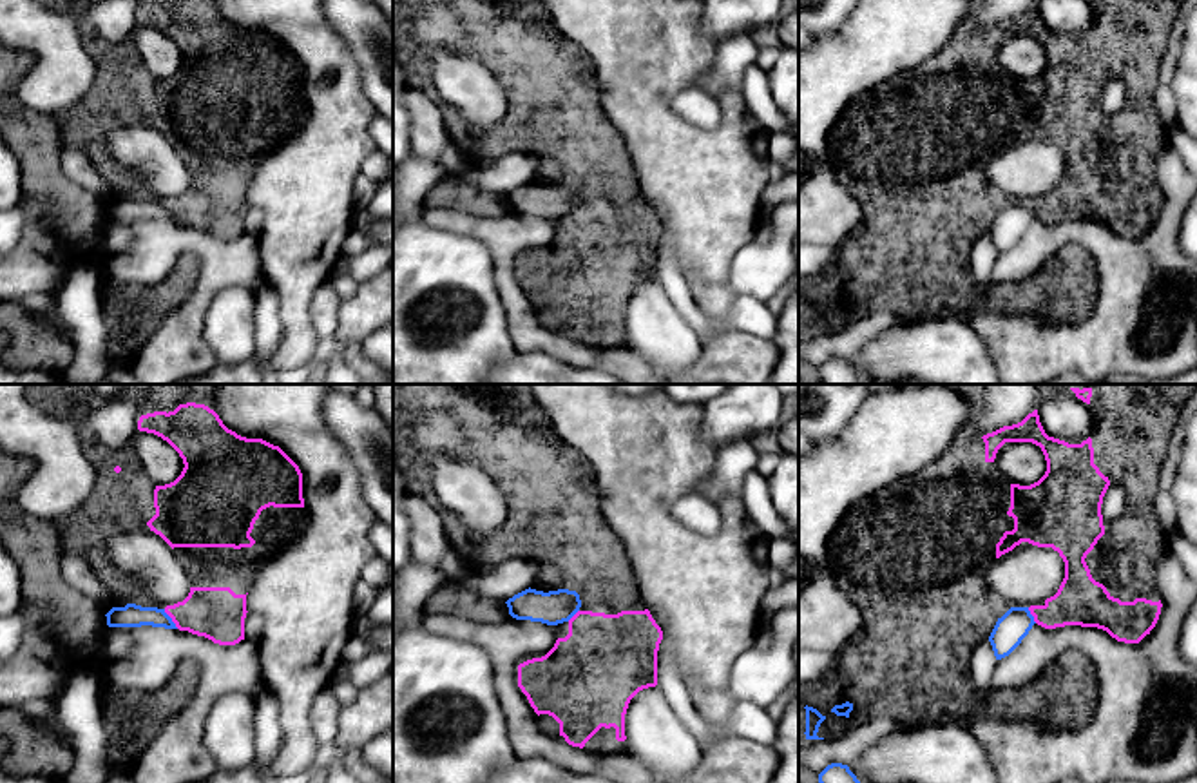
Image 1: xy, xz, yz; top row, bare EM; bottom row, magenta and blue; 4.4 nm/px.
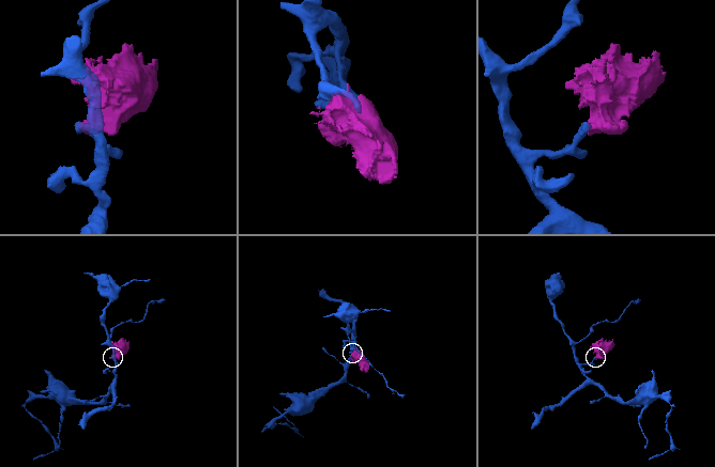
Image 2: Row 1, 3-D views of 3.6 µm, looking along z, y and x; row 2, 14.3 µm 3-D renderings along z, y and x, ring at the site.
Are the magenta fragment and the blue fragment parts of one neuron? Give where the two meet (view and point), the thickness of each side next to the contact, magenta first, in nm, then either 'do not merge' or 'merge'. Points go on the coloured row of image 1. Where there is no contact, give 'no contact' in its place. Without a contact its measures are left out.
xy (171, 617) | 240/100 nm | do not merge

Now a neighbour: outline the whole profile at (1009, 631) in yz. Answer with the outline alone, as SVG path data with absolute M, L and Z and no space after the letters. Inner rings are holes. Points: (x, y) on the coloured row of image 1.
M1010 607L998 618L989 636L996 660L1009 656L1029 634L1034 624L1029 607Z

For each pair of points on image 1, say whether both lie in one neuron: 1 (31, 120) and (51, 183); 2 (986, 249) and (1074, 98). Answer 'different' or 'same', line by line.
1: same
2: different

